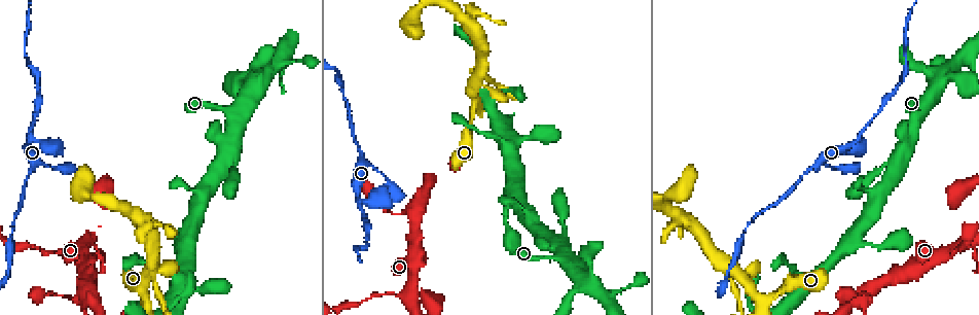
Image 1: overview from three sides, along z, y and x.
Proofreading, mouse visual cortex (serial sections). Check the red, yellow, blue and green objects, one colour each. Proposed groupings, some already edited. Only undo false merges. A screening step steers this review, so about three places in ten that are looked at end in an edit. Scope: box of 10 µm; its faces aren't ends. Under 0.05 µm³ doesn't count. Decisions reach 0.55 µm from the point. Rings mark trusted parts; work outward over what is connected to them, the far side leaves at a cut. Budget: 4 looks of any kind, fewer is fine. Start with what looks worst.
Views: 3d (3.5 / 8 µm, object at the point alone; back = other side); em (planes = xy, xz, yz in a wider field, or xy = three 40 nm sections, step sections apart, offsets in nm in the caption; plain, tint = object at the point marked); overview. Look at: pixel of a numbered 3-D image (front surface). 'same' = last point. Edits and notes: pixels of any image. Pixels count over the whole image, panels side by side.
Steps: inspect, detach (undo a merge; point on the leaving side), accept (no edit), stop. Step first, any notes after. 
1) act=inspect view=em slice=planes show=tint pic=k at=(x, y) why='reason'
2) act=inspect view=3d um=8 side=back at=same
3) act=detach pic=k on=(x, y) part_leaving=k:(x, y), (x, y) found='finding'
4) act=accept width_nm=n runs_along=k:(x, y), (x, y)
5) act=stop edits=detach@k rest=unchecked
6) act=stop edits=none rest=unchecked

act=inspect view=3d um=3.5 side=back pic=1 at=(478, 75) why='sharp bend'

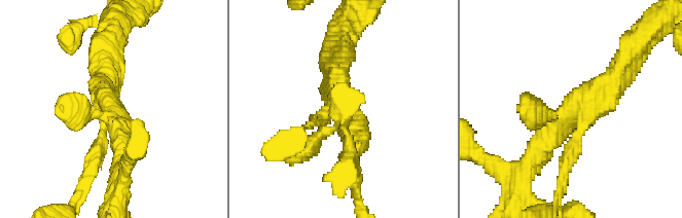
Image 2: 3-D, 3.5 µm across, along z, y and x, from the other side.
act=inspect view=em slice=xy step=1 show=tint pic=2 at=(112, 109) arms=4 arm_widths_nm=200,250,350,350

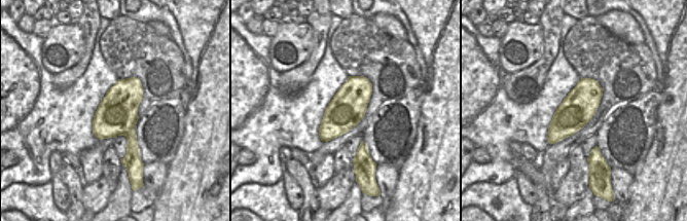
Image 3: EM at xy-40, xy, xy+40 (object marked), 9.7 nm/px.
act=accept runs_along=2:(531, 159), (622, 65) found='continuous, no second cell'

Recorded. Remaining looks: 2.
act=inspect view=3d um=3.5 pic=1 at=(84, 293) why='thin neck'

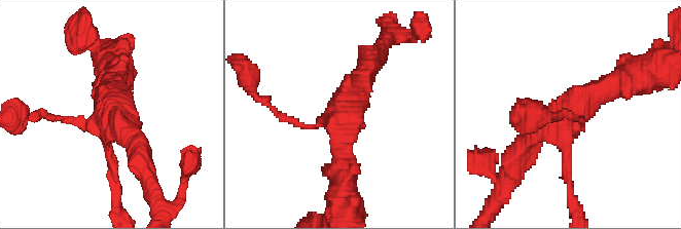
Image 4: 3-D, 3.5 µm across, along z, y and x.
act=inspect view=em slice=xy step=1 show=tint pic=4 at=(105, 110) arms=4 arm_widths_nm=100,150,300,350 why='now the EM'

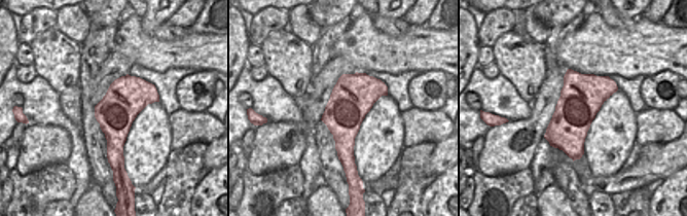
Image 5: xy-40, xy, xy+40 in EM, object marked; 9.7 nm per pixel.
act=accept runs_along=4:(634, 78), (554, 113), (529, 141) found='continuous, no second cell'

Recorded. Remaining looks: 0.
act=stop edits=none rest=unchecked

